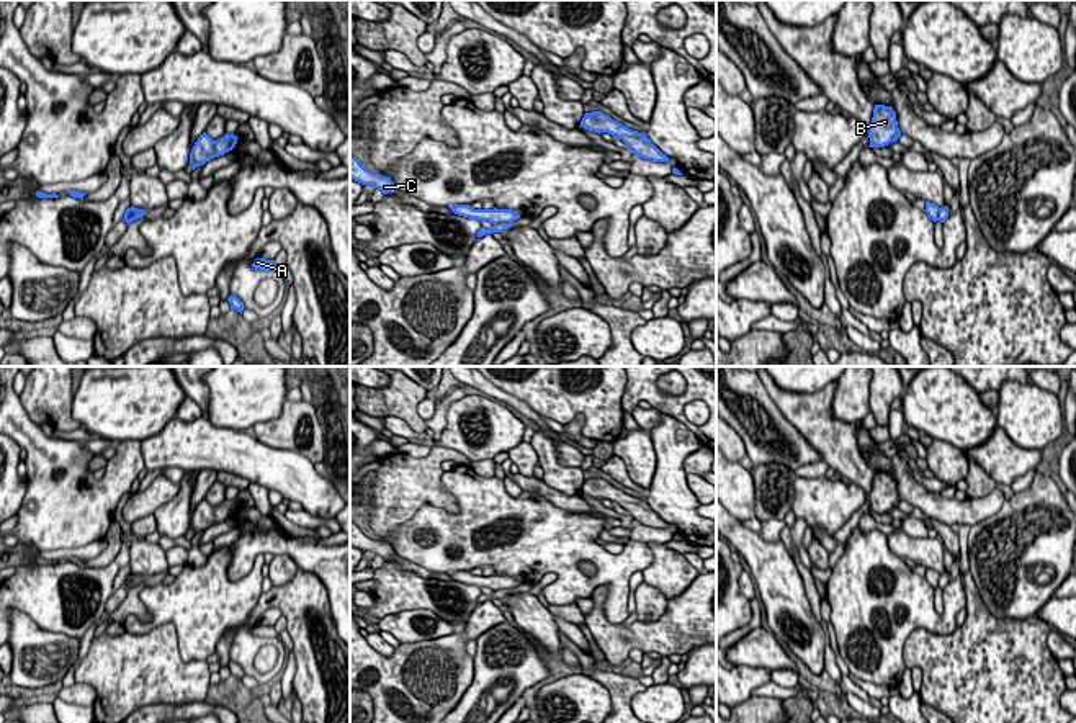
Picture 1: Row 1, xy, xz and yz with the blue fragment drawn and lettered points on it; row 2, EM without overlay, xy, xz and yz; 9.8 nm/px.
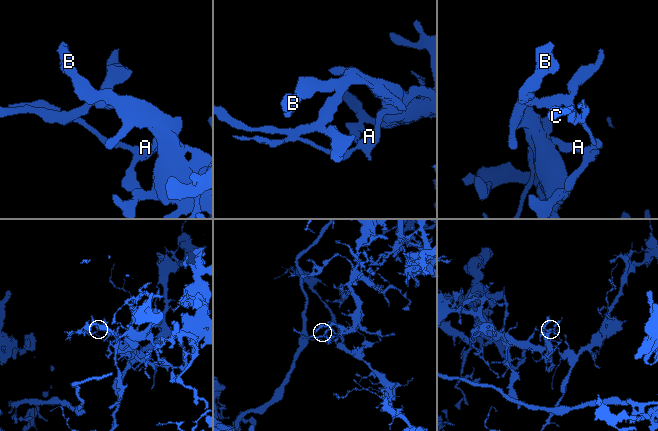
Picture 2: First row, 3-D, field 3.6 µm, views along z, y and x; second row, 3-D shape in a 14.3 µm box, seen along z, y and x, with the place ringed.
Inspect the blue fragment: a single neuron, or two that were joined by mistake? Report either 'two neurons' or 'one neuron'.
two neurons

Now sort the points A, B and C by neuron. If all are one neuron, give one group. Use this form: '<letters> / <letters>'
A / B C

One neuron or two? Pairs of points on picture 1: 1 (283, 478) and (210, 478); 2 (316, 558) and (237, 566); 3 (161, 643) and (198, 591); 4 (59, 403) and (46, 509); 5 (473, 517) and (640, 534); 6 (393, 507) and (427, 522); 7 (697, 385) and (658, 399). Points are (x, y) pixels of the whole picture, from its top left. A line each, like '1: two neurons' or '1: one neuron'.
1: two neurons
2: one neuron
3: two neurons
4: two neurons
5: two neurons
6: two neurons
7: one neuron

